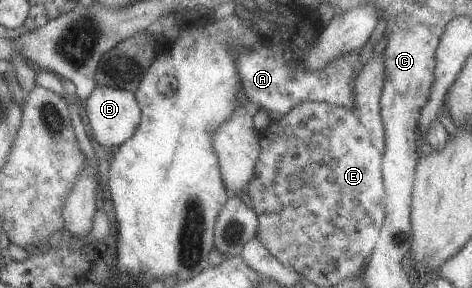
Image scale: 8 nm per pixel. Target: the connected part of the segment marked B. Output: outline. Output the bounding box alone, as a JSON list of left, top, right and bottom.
[83,85,140,147]

